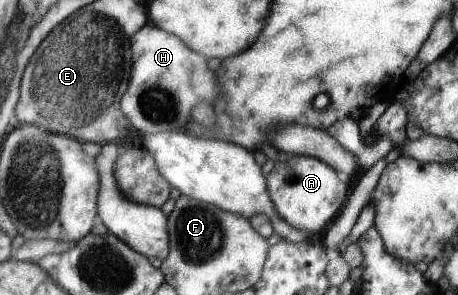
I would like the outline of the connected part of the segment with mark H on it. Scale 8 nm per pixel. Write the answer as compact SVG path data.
M145 24L132 36L130 54L134 56L120 107L131 126L140 132L184 130L196 104L205 101L212 105L221 96L214 72L206 67L208 58L157 25Z

